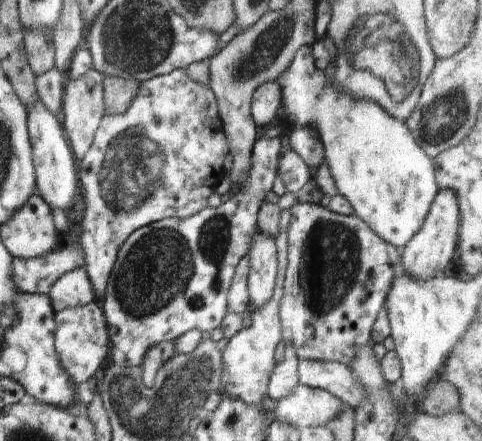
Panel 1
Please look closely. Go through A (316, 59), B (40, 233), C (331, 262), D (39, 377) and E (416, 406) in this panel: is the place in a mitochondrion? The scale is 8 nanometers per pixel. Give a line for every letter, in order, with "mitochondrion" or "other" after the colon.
A: other
B: other
C: mitochondrion
D: other
E: other

